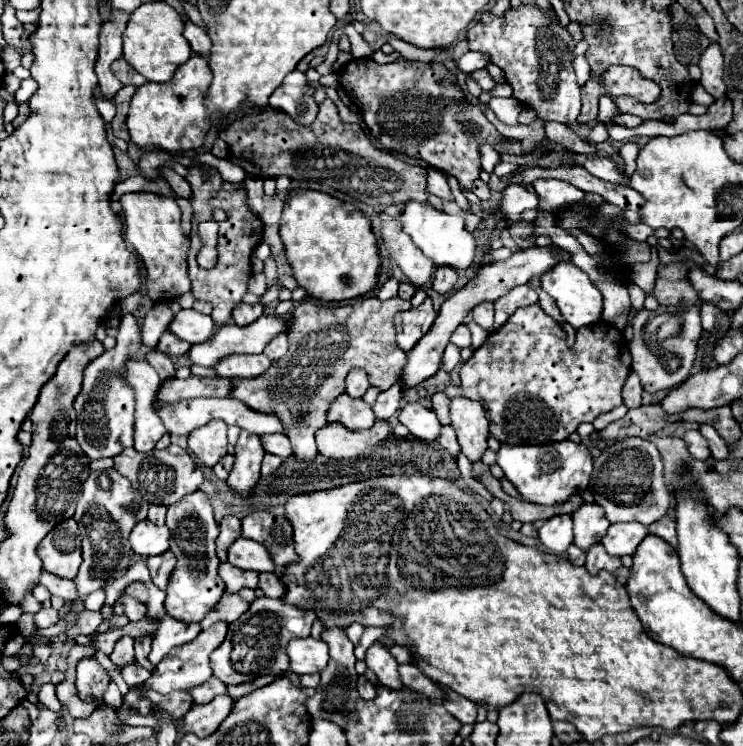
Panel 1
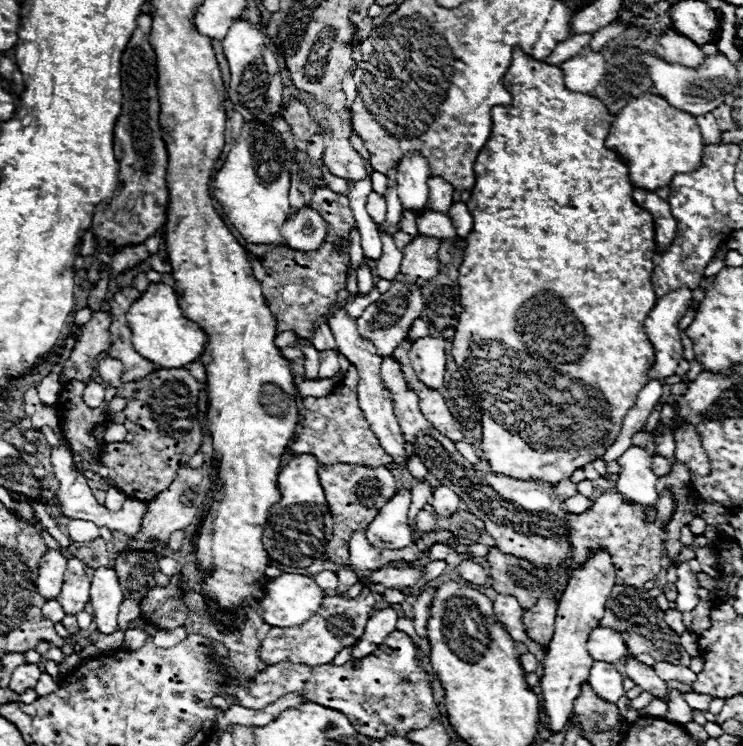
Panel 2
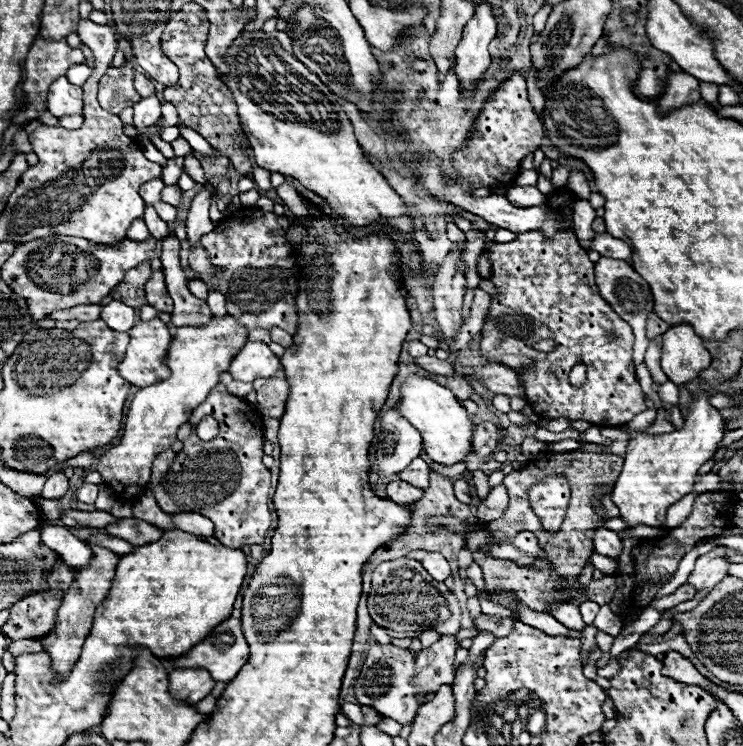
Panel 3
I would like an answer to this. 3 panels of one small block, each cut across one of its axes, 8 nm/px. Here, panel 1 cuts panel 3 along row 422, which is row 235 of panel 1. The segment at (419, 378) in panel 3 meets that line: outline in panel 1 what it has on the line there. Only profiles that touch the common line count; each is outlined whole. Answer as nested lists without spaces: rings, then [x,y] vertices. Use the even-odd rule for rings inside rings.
[[[408,202],[404,214],[398,218],[414,240],[414,244],[436,264],[436,266],[450,266],[454,270],[466,270],[472,266],[472,258],[476,252],[474,236],[464,228],[464,218],[450,216],[432,208],[428,202]]]

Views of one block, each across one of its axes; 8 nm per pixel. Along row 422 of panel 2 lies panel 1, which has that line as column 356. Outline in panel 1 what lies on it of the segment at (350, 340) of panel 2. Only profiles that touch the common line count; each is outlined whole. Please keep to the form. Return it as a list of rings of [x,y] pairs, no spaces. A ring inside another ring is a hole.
[[[360,368],[352,370],[352,372],[348,374],[348,378],[346,378],[346,394],[352,396],[352,398],[362,398],[364,392],[368,390],[368,386],[370,386],[370,384],[368,384],[368,376],[366,376],[366,372],[360,370]]]

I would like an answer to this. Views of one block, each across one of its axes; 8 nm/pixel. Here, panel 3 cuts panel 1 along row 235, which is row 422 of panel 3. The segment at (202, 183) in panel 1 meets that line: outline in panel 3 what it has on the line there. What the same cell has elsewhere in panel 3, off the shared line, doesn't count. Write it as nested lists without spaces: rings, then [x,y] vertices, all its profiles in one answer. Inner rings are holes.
[[[216,386],[206,402],[194,408],[190,424],[196,426],[204,416],[214,416],[220,422],[220,434],[214,440],[204,442],[192,432],[174,458],[170,474],[150,490],[160,508],[168,514],[198,512],[208,516],[216,526],[214,536],[224,546],[242,548],[244,544],[262,544],[272,522],[268,508],[270,470],[262,464],[262,414],[254,412],[246,400],[228,398],[228,394]]]

